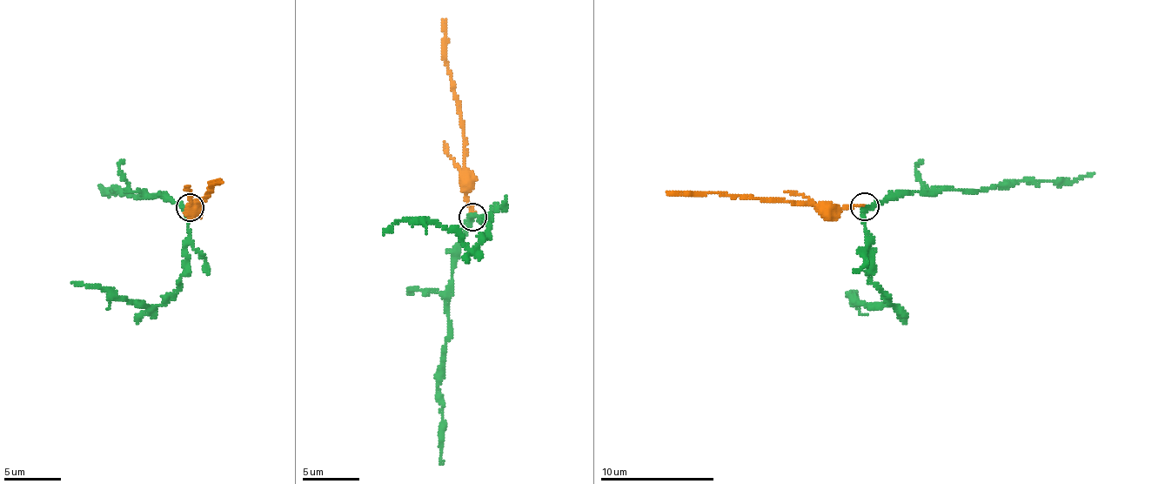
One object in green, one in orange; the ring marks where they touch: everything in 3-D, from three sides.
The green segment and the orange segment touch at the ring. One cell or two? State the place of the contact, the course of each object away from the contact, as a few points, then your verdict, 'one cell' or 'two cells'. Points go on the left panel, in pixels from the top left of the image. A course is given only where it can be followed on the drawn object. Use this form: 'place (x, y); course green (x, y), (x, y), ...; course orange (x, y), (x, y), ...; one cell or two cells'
place (190, 207); course green (190, 206), (161, 196), (136, 196), (116, 191), (103, 192), (101, 185); course orange (190, 206), (210, 196), (211, 183), (220, 179); two cells

